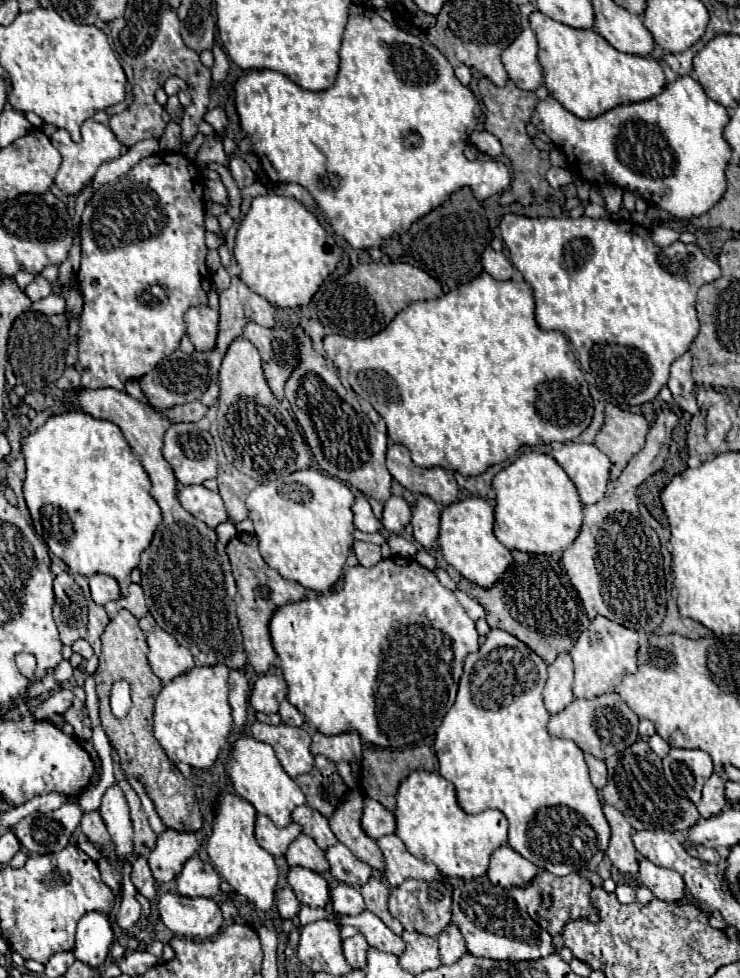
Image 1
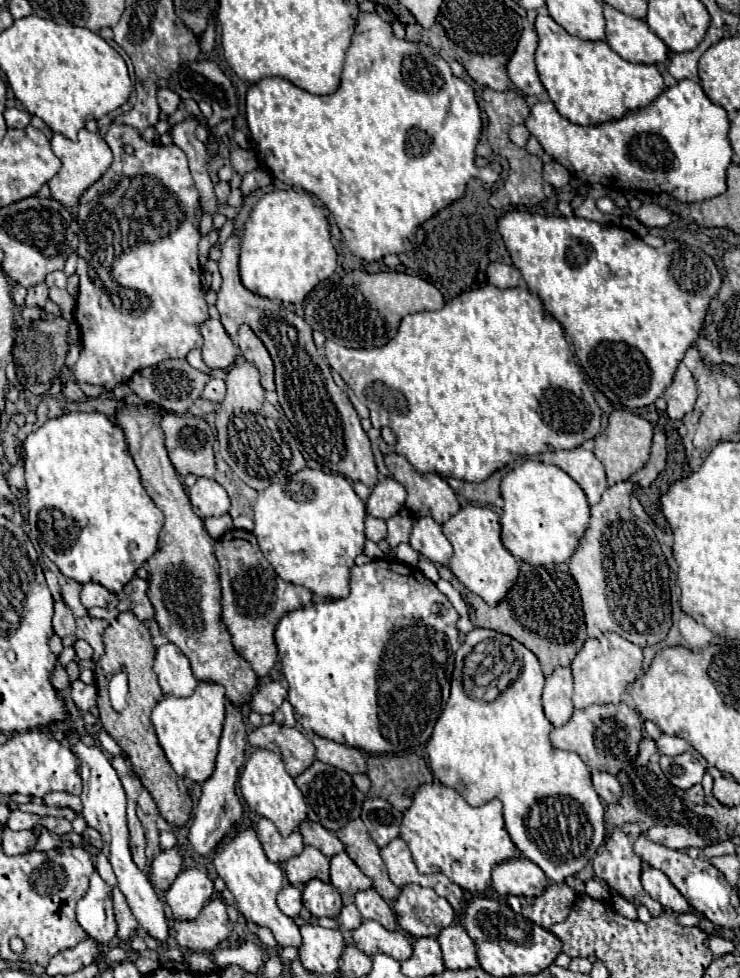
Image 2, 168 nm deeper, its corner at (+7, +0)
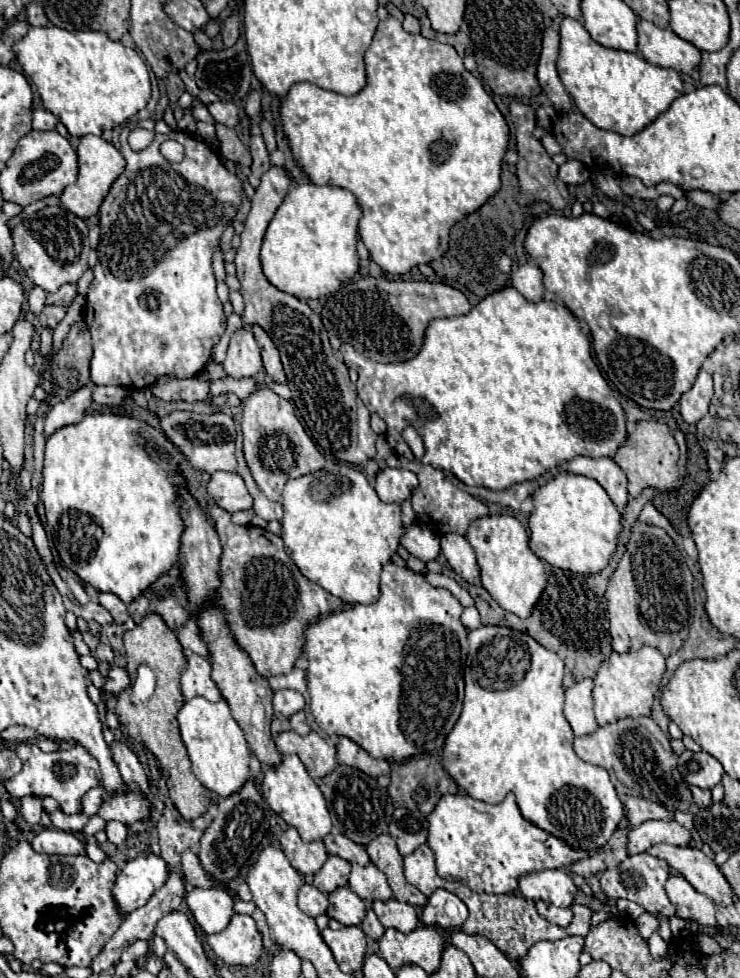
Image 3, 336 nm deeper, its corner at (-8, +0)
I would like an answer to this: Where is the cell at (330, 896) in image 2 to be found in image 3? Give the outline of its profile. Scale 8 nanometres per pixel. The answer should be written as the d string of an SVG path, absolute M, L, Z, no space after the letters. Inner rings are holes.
M337 887L329 893L327 915L341 925L359 925L365 915L365 903L349 887Z

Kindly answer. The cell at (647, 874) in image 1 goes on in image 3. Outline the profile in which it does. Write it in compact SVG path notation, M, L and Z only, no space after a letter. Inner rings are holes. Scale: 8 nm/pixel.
M671 873L665 883L665 891L669 901L677 909L677 917L691 919L707 927L715 925L715 903L711 903L707 895L695 891L685 877L681 877L679 873Z

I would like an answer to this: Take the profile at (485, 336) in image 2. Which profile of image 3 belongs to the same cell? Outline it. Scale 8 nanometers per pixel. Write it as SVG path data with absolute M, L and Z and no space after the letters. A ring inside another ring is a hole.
M513 287L493 291L491 295L481 299L469 313L465 313L461 317L433 319L427 325L423 345L421 345L419 353L413 359L399 361L399 363L379 363L379 361L367 359L359 351L355 351L351 345L341 345L339 351L343 355L345 365L359 373L357 391L359 391L361 401L365 403L365 407L371 413L377 413L387 423L387 443L391 445L391 449L395 447L395 443L391 443L391 435L397 435L395 431L399 431L399 437L401 437L403 427L411 425L411 427L417 429L417 433L421 435L421 439L425 443L425 455L423 455L421 461L435 467L435 469L451 471L465 485L483 485L487 489L507 489L507 487L511 487L515 483L535 479L541 473L549 471L551 467L557 467L561 461L571 461L575 455L611 457L617 451L617 447L623 445L623 439L627 437L627 433L625 433L625 413L623 413L617 397L613 395L611 387L605 383L601 371L597 369L597 365L595 365L595 361L591 357L589 339L581 331L579 321L573 317L573 313L565 305L561 305L557 301L531 303L519 291L515 291Z

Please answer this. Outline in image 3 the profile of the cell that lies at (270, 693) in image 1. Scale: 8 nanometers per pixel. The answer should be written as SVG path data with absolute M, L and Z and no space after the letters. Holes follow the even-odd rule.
M279 689L273 695L273 709L279 717L291 717L293 713L301 711L305 707L305 699L299 691L293 689Z

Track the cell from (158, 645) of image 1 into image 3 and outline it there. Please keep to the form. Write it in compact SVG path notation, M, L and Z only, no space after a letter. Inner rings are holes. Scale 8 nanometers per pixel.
M191 653L187 657L187 667L181 673L181 691L185 699L193 699L197 695L205 697L207 701L219 701L219 689L211 679L209 661L201 655Z

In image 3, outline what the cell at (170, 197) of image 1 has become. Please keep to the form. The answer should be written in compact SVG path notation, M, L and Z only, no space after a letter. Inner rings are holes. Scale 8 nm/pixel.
M139 119L125 125L121 131L121 155L125 157L127 167L111 185L99 209L99 261L93 269L95 279L87 293L85 323L93 337L91 381L95 385L143 389L161 375L187 377L203 371L205 363L211 359L213 347L225 333L227 323L223 305L215 293L211 257L245 193L241 181L225 169L219 155L203 141L193 139L183 131L171 131L169 135L155 133L153 143L135 153L127 145L127 135L133 127L155 129L155 121ZM167 139L185 145L185 157L181 163L171 163L161 155L159 147Z

